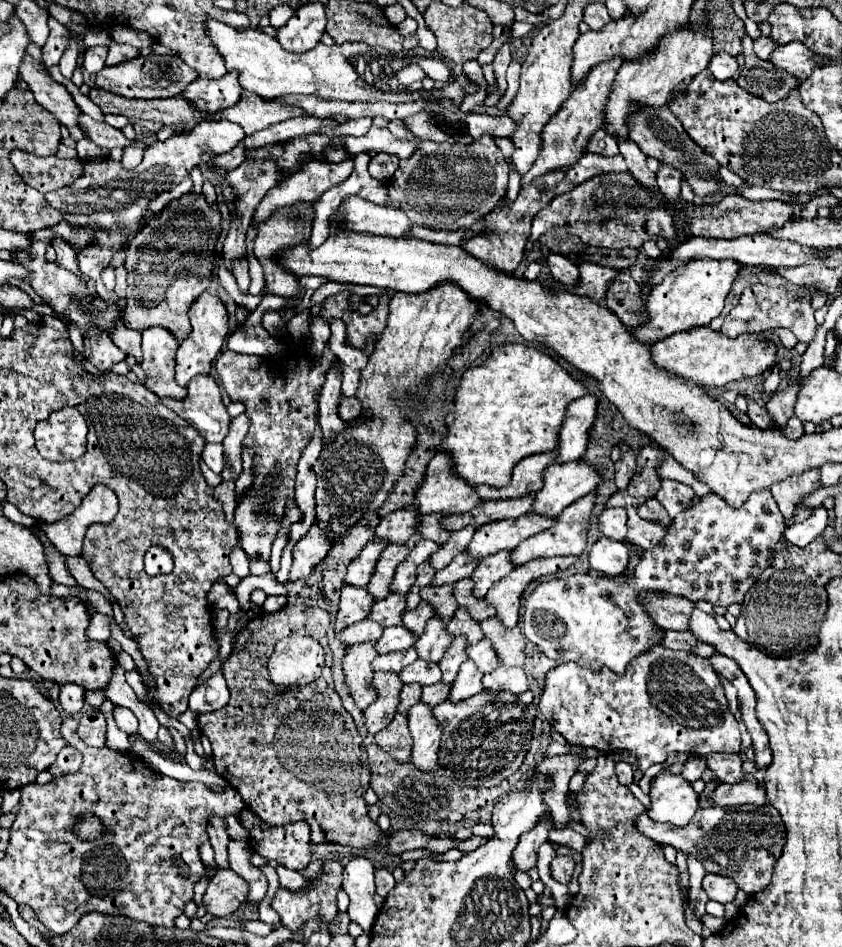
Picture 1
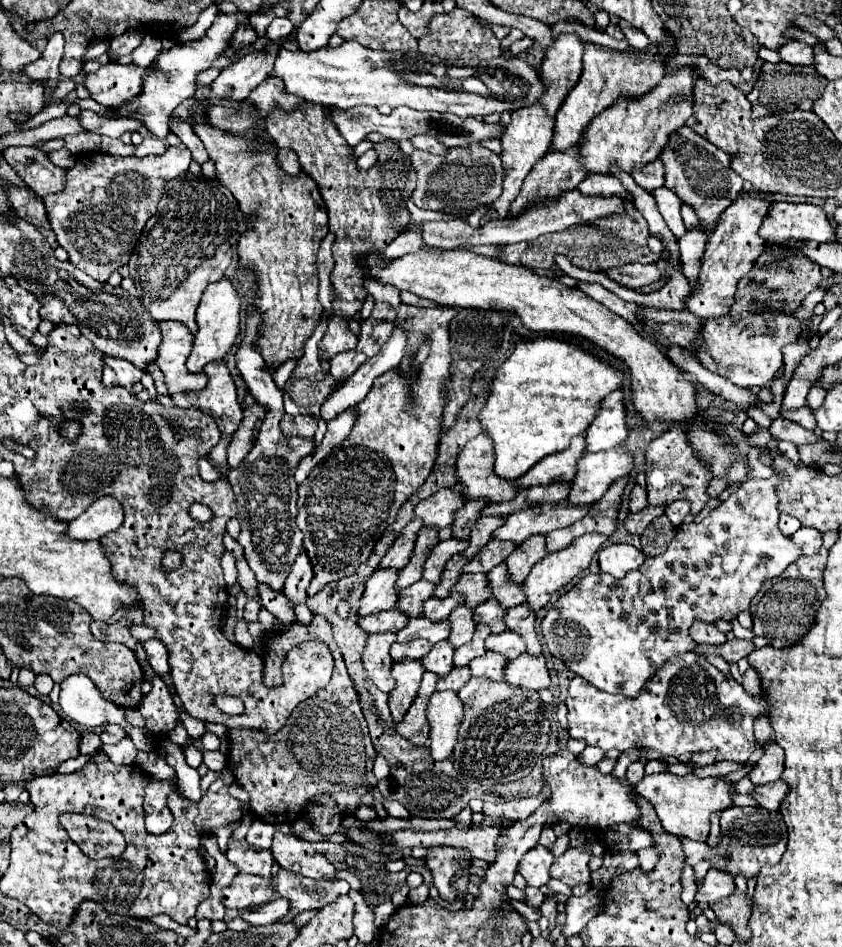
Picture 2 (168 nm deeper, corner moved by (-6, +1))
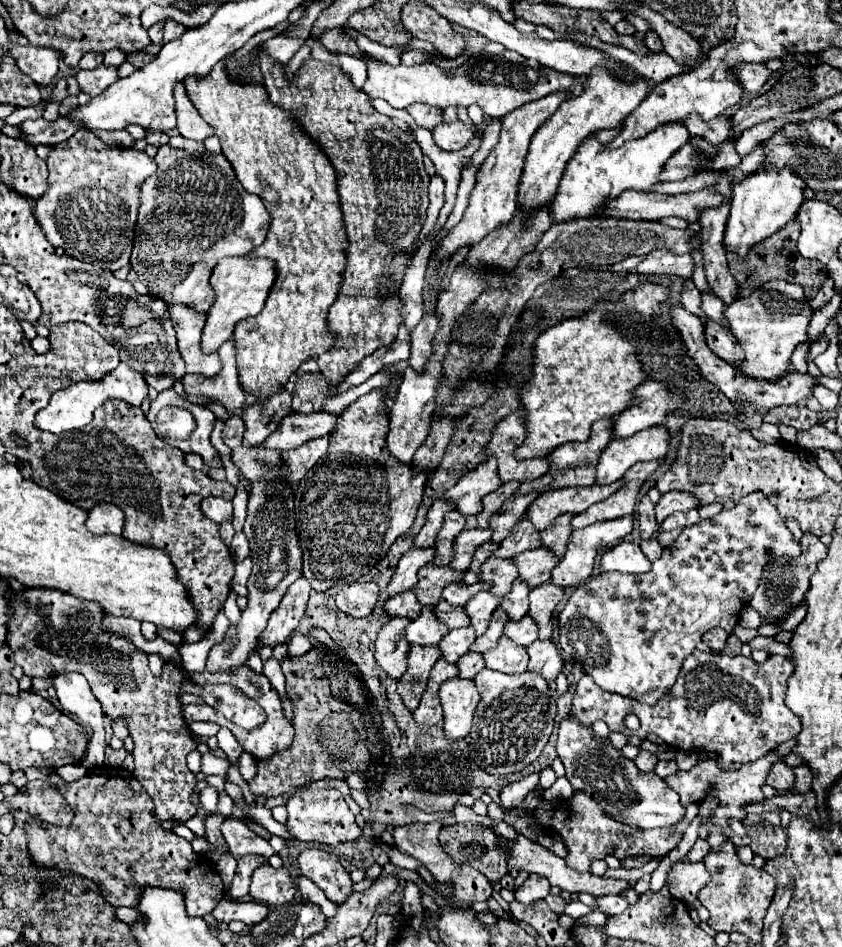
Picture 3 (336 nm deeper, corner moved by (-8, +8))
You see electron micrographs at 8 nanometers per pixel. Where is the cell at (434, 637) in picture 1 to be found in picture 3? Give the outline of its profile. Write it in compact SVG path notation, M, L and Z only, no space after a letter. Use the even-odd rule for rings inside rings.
M480 592L476 594L468 604L466 604L466 612L470 616L472 626L476 628L478 636L482 636L482 632L486 632L492 612L502 604L502 598L490 594L490 592Z

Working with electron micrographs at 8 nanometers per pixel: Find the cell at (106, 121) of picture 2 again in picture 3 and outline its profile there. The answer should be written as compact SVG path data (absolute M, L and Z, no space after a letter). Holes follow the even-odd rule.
M60 116L58 122L46 122L44 118L24 120L18 128L22 132L24 142L38 146L38 144L58 144L68 140L76 130L80 130L80 124Z

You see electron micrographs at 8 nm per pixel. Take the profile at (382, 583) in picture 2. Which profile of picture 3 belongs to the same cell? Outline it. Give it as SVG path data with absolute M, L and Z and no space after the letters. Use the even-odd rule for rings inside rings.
M412 548L412 550L408 550L396 566L394 578L388 586L388 594L394 596L398 592L412 590L418 582L418 570L422 566L426 566L430 560L434 560L434 556L436 556L436 548Z

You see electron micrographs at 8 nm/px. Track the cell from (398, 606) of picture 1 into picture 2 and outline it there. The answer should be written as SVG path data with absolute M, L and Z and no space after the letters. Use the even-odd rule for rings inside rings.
M420 579L412 587L406 587L404 591L398 593L396 607L400 607L400 611L406 613L408 617L420 617L422 611L424 611L422 603L428 597L432 597L432 591L434 591L434 583L428 583L424 579Z

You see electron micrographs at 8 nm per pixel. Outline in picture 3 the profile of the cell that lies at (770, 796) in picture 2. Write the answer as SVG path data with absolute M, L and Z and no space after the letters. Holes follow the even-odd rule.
M798 766L798 768L794 768L794 774L796 774L796 782L794 782L794 788L792 788L788 794L810 792L810 790L812 790L814 772L812 772L808 766Z

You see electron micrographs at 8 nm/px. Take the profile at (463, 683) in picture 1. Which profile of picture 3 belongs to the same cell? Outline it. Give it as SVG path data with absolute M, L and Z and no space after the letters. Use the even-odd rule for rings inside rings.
M502 636L498 640L498 646L484 652L486 666L498 672L506 674L520 674L528 670L528 652L524 646L516 644L508 636Z

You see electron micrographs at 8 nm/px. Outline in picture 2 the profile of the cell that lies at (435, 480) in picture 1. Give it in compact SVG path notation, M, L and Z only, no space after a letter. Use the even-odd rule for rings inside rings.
M484 433L468 441L458 453L456 477L464 499L488 499L488 503L502 503L516 497L518 491L518 487L512 487L512 481L500 479L492 471L492 443L488 443Z

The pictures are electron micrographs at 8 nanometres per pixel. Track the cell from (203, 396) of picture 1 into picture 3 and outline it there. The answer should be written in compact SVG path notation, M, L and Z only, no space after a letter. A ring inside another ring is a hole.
M228 340L218 350L222 360L222 370L206 378L202 374L186 374L182 384L188 394L196 396L208 396L210 400L222 404L228 412L236 412L244 404L244 392L238 384L238 372L236 372L236 344L234 340Z

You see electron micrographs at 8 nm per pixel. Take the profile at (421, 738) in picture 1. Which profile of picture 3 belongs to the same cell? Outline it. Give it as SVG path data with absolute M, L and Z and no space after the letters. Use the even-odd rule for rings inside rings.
M450 678L440 686L440 700L444 708L444 732L450 738L464 738L470 734L472 718L480 702L480 692L474 680Z

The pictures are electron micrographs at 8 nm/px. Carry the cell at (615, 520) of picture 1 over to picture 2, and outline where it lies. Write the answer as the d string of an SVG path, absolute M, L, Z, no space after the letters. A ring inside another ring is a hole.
M644 507L638 513L628 513L628 517L624 519L624 529L632 535L642 535L642 531L650 525L650 521L654 521L662 513L664 507Z

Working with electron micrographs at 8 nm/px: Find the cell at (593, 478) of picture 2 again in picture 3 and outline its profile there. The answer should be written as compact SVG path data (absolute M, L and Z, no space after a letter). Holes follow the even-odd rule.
M652 426L630 438L614 440L598 460L596 484L612 484L620 480L636 462L648 462L666 456L670 448L670 434L666 426Z

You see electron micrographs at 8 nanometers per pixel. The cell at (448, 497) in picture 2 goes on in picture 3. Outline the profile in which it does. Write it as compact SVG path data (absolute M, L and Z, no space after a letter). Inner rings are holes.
M490 458L486 464L480 464L474 472L466 474L462 482L458 482L450 492L446 492L442 498L454 500L456 508L464 514L480 514L482 512L482 498L490 492L498 490L502 484L498 476L498 464L494 458Z

